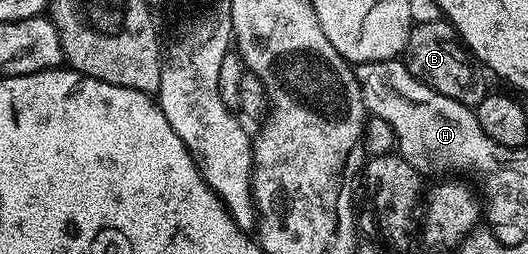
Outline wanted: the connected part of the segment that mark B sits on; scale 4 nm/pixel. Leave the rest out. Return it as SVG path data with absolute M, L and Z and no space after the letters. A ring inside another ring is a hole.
M444 18L413 24L403 53L403 63L416 80L431 86L431 90L439 94L447 94L447 98L455 98L455 102L468 108L476 109L477 104L483 102L487 95L485 80L477 73L478 65L474 57L461 43L452 24Z

